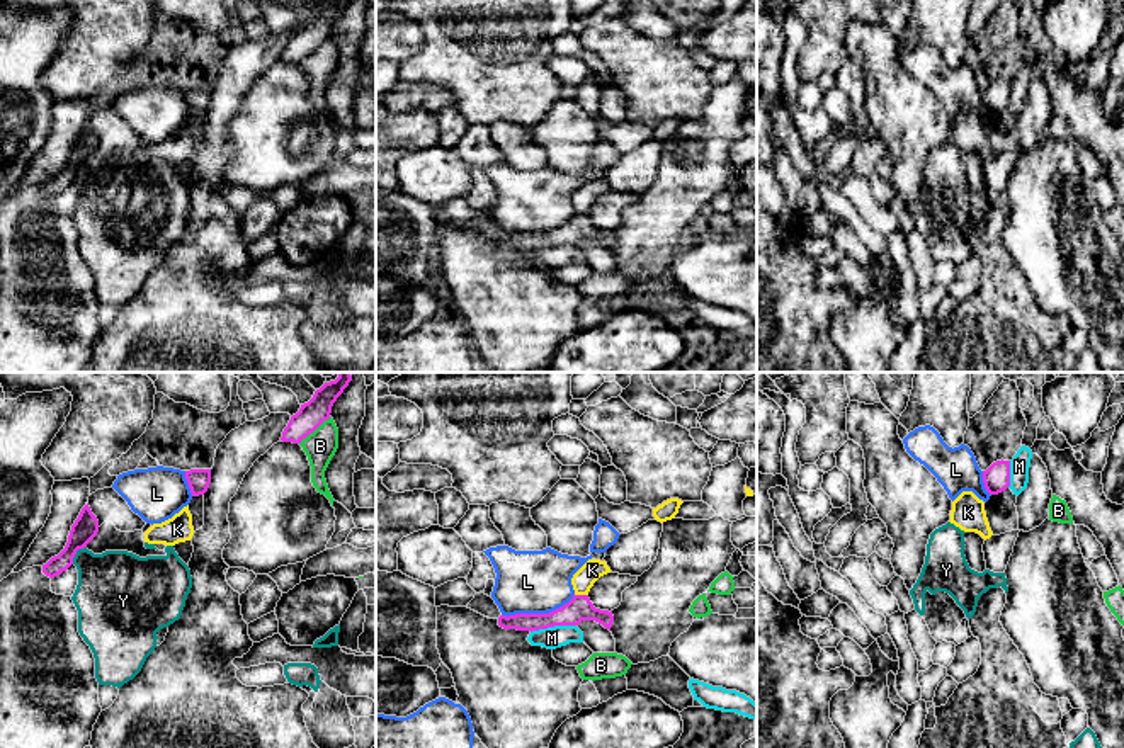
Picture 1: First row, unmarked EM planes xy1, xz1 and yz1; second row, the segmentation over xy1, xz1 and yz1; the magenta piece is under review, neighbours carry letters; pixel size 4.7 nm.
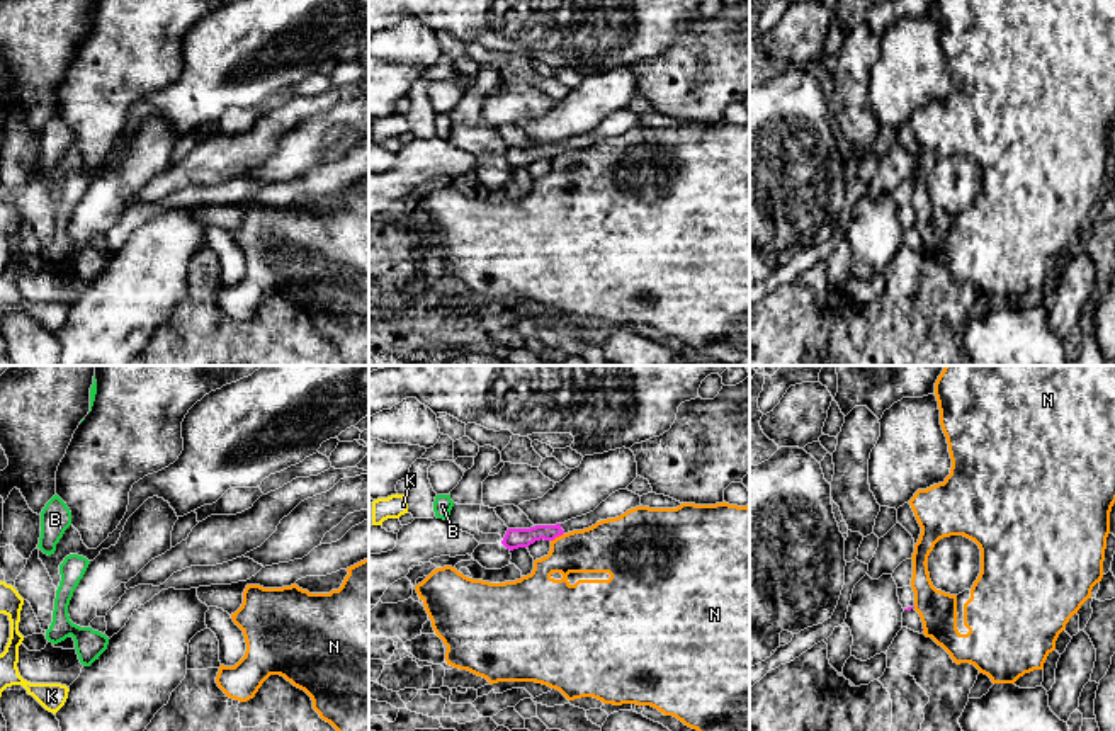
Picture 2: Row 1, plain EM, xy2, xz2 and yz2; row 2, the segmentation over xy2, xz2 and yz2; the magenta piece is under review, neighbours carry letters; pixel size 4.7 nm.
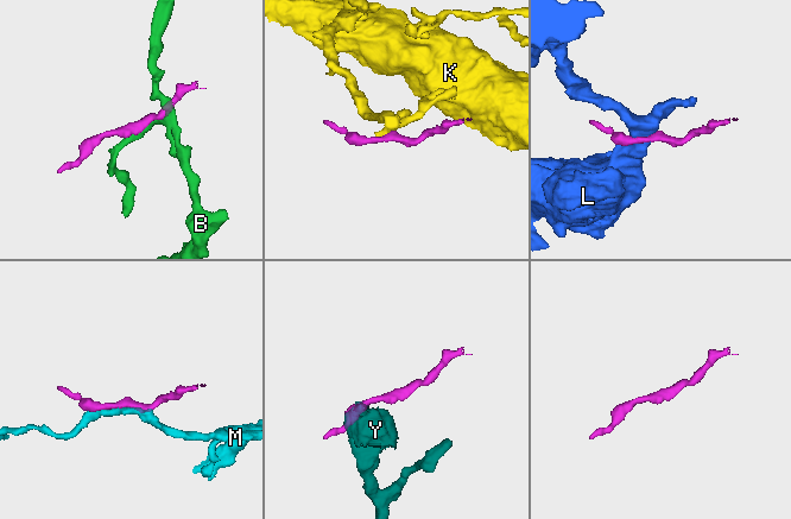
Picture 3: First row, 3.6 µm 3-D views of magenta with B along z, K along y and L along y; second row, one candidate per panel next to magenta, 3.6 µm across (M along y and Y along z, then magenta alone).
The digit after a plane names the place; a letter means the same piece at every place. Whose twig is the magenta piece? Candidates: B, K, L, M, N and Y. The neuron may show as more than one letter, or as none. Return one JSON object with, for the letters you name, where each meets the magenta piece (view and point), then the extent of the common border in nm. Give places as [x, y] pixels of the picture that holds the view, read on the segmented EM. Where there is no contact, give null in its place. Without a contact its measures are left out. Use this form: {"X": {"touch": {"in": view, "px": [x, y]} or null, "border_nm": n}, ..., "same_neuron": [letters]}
{"same_neuron": []}

